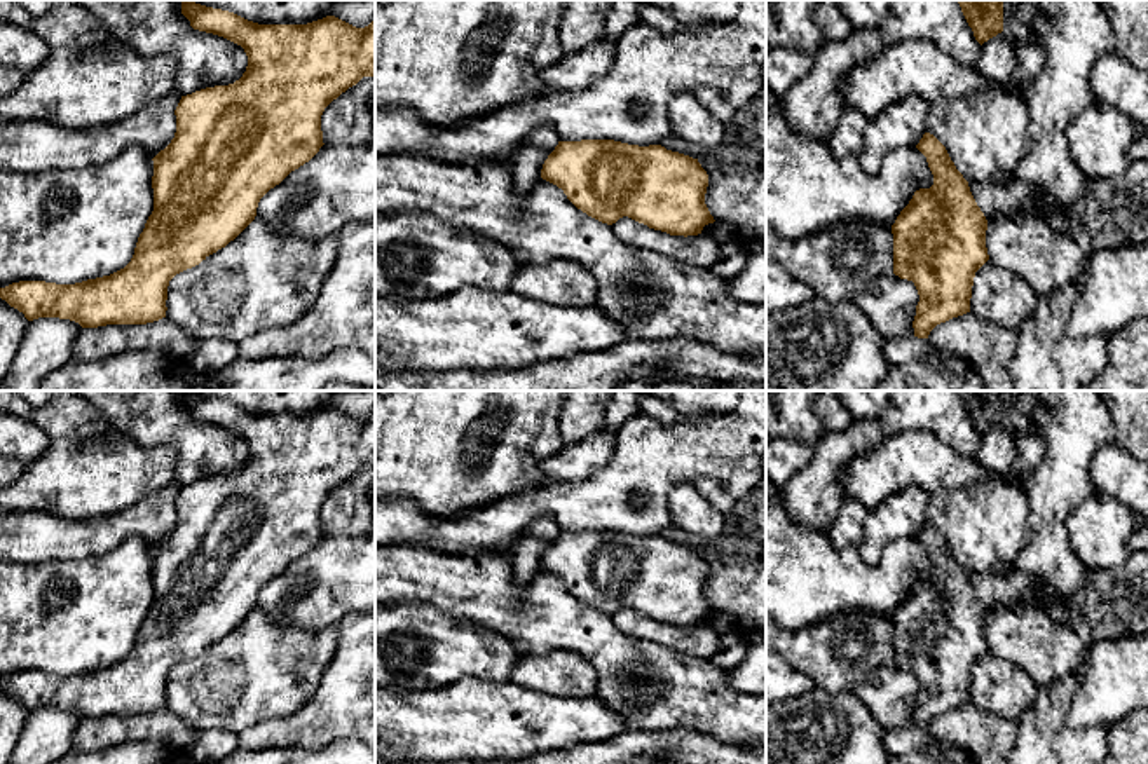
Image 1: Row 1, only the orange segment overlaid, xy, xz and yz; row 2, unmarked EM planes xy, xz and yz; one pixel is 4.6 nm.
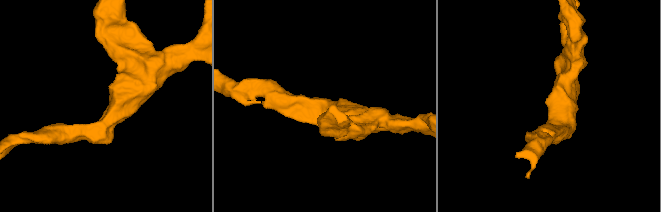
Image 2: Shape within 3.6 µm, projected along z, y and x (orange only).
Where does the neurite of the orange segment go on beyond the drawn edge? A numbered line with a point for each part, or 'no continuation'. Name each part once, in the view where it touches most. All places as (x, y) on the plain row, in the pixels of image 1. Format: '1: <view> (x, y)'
no continuation

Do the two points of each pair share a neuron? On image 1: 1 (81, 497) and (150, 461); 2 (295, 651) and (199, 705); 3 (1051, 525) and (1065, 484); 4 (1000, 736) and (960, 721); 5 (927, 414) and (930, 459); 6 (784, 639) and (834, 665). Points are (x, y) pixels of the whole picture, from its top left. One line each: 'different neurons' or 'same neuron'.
1: same neuron
2: same neuron
3: same neuron
4: same neuron
5: different neurons
6: same neuron

